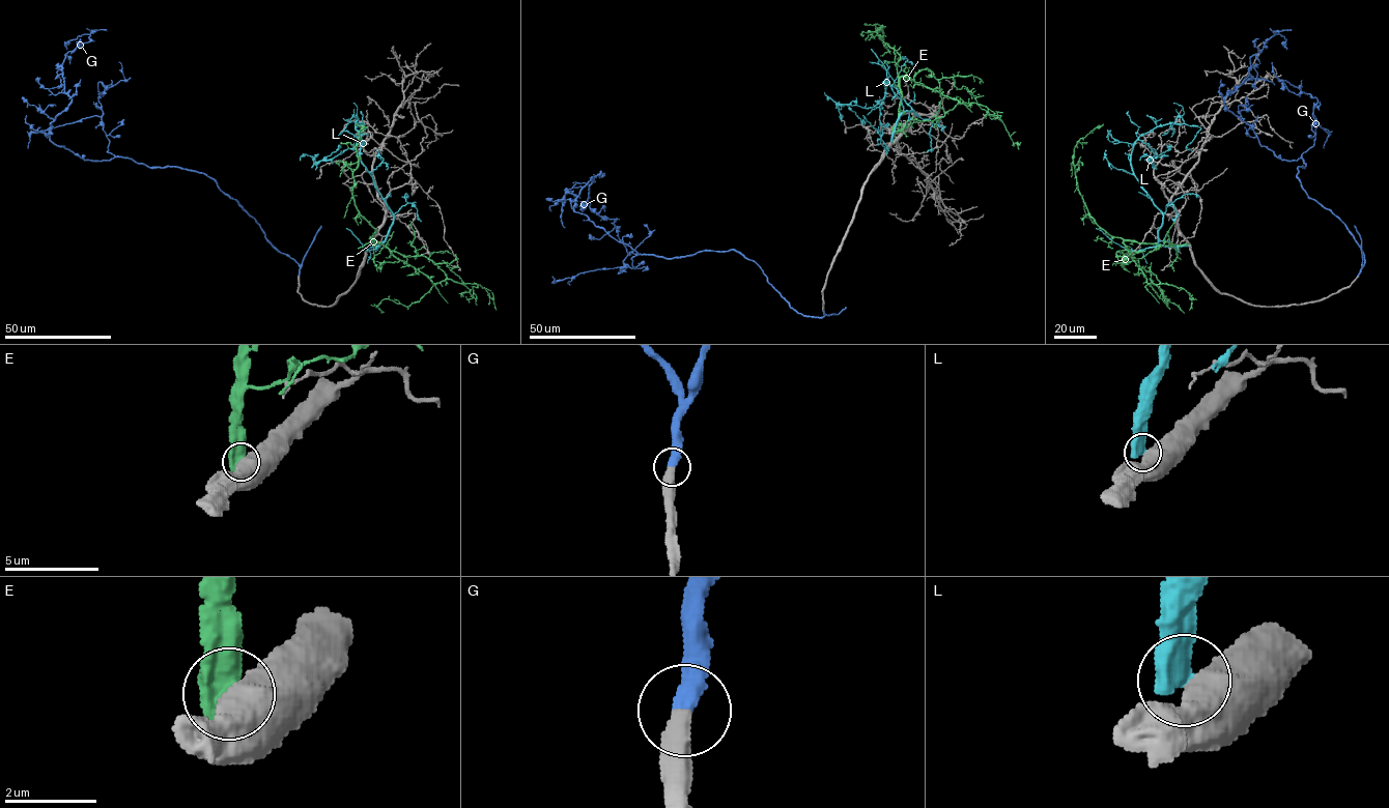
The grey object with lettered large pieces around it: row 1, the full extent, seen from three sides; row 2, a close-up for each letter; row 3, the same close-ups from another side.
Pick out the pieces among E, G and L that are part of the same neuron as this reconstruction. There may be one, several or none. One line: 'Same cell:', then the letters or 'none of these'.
Same cell: G

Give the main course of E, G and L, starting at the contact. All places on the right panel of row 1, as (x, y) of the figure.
E: (1188, 243), (1123, 242), (1147, 283), (1153, 281), (1150, 279), (1155, 284), (1182, 287), (1189, 294), (1189, 310)
G: (1358, 275), (1364, 253), (1302, 188), (1301, 156), (1281, 160), (1224, 103), (1271, 36), (1282, 35), (1287, 49)
L: (1188, 244), (1158, 242), (1163, 213), (1131, 157), (1139, 137), (1170, 123), (1200, 128), (1186, 146), (1192, 150)

